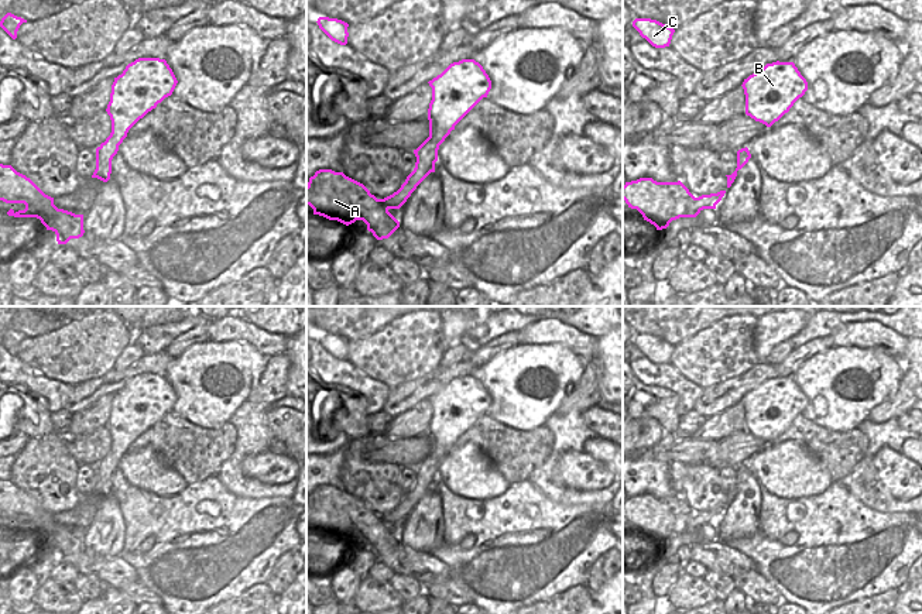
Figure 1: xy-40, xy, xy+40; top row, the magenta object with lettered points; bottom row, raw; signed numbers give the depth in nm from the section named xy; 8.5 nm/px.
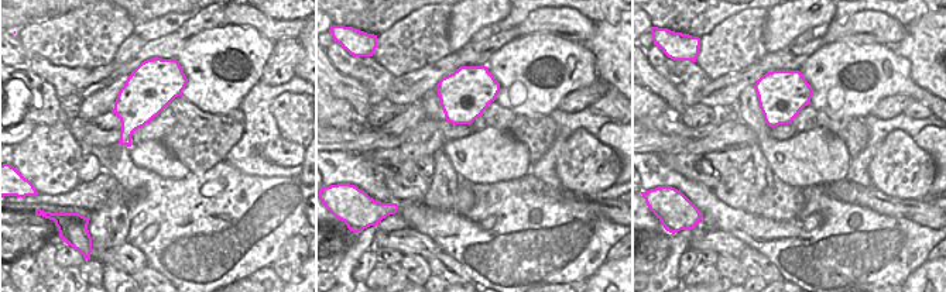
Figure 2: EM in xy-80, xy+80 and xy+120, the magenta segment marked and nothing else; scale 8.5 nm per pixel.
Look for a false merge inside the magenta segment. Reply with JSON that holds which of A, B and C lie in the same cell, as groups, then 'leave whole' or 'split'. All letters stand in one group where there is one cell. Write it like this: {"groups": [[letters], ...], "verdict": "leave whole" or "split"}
{"groups": [["A"], ["B", "C"]], "verdict": "split"}

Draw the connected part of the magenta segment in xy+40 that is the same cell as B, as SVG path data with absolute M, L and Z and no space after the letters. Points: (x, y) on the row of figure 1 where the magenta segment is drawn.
M794 62L767 64L743 82L746 114L771 127L808 90L808 82Z

